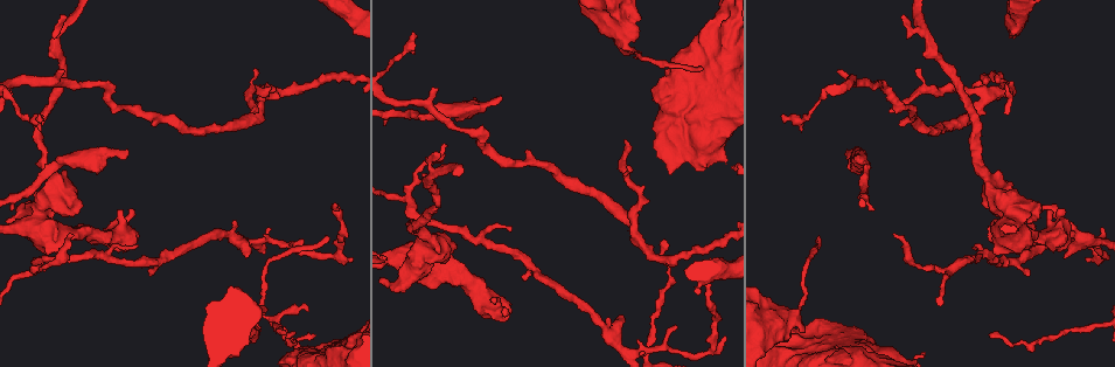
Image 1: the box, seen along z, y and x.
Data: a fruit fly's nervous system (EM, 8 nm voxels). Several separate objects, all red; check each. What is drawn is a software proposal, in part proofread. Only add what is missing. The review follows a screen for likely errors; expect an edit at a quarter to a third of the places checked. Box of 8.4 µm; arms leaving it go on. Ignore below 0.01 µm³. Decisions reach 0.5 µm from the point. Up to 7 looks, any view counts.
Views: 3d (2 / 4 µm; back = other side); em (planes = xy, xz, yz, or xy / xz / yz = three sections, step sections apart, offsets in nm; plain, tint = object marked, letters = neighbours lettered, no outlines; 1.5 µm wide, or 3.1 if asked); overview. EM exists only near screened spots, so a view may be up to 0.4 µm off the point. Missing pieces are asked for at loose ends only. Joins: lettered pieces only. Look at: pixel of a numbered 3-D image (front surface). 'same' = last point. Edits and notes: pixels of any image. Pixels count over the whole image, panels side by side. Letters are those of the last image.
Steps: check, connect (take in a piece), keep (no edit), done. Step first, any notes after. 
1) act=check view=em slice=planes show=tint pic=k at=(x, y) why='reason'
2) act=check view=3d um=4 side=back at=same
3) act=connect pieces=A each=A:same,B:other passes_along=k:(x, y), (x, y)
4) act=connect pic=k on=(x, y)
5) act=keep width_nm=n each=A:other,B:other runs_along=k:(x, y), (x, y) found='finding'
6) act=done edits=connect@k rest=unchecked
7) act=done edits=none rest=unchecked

act=check view=em slice=yz step=4 show=letters pic=1 at=(800, 332)

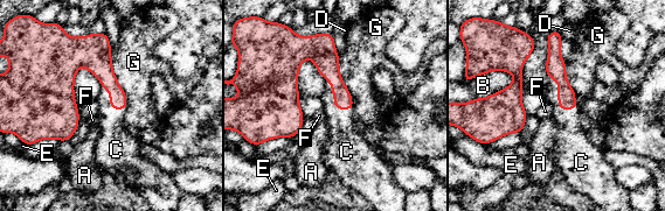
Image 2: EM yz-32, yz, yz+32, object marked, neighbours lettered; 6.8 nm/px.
act=connect pieces=C each=A:other,B:other,C:same,D:other,E:other,F:other,G:other passes_along=2:(555, 67), (559, 99), (569, 133) found='the neuron continues'

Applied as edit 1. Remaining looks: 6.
act=check view=3d um=4 pic=1 at=(126, 154) why='an open end'

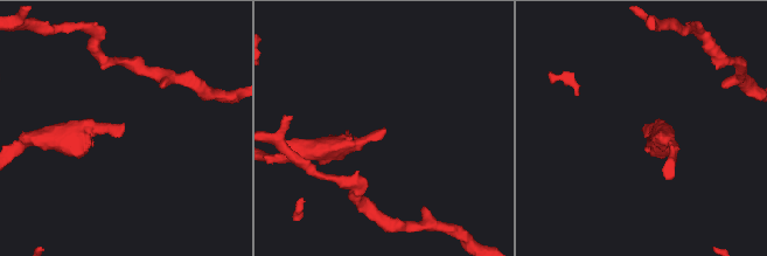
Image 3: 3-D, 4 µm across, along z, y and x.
act=check view=em slice=planes show=letters pic=3 at=(384, 132)

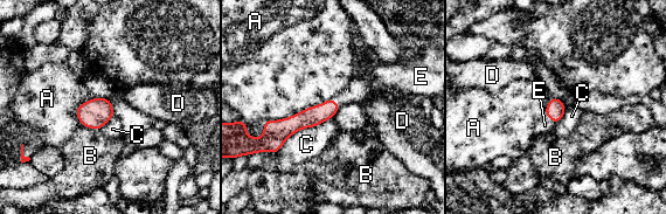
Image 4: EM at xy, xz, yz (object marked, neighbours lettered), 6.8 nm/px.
act=connect pieces=E longest_contact=A:500nm each=A:other,B:other,C:other,D:other,E:same passes_along=4:(555, 109), (550, 118), (545, 125) found='the neuron continues'

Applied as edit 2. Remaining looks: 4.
act=check view=em slice=planes show=letters pic=1 at=(302, 241) why='tapers out'

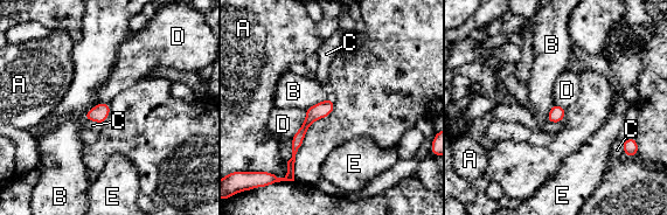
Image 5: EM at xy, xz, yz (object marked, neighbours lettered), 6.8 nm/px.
act=keep width_nm=110 each=A:other,B:other,C:other,D:other,E:other runs_along=5:(328, 102), (303, 129), (291, 165) found='no lettered piece goes on from it'

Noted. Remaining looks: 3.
act=done edits=connect@2,connect@4 rest=unchecked

